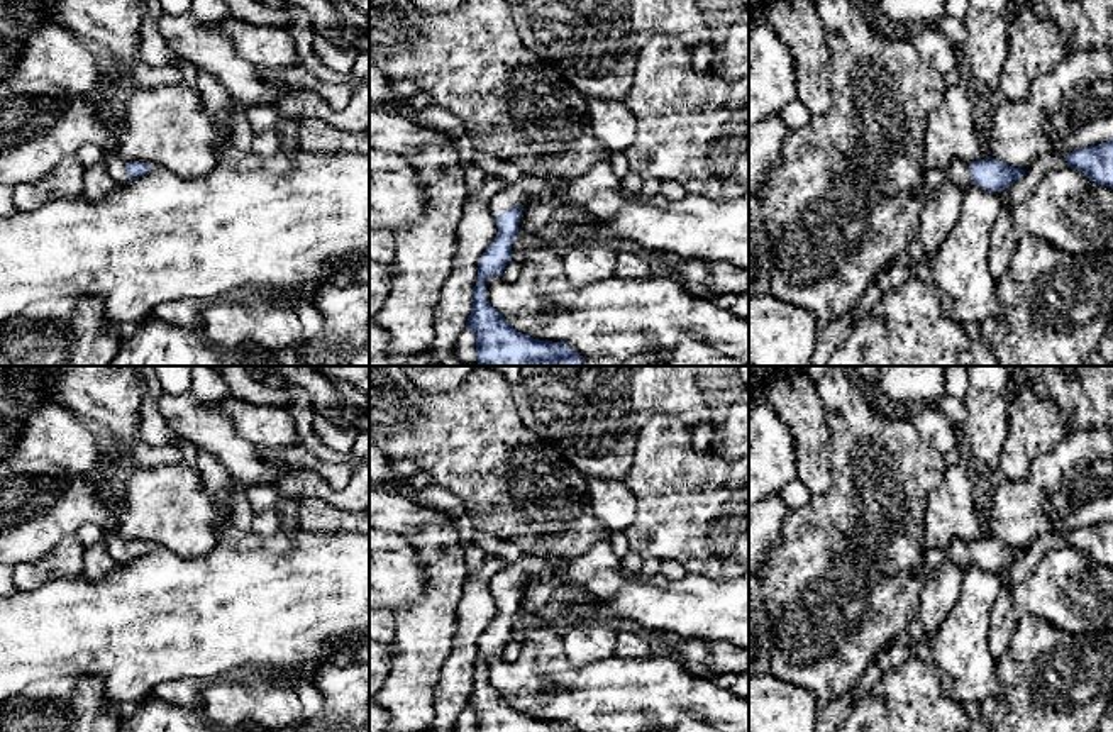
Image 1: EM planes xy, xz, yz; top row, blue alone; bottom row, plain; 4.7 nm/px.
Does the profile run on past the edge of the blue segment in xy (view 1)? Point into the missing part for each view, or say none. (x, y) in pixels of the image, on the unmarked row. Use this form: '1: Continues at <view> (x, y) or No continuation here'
1: Continues at xy (117, 549)

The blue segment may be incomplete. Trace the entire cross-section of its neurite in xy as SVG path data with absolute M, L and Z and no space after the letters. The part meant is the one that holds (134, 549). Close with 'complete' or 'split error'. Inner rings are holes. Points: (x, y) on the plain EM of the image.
M115 530L105 532L105 544L110 556L120 566L130 564L139 556L144 556L151 546L144 542L125 542Z | split error

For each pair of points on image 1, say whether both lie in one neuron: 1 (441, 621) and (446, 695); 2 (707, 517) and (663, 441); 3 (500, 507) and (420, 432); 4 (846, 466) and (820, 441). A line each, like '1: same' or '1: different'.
1: different
2: same
3: same
4: different

